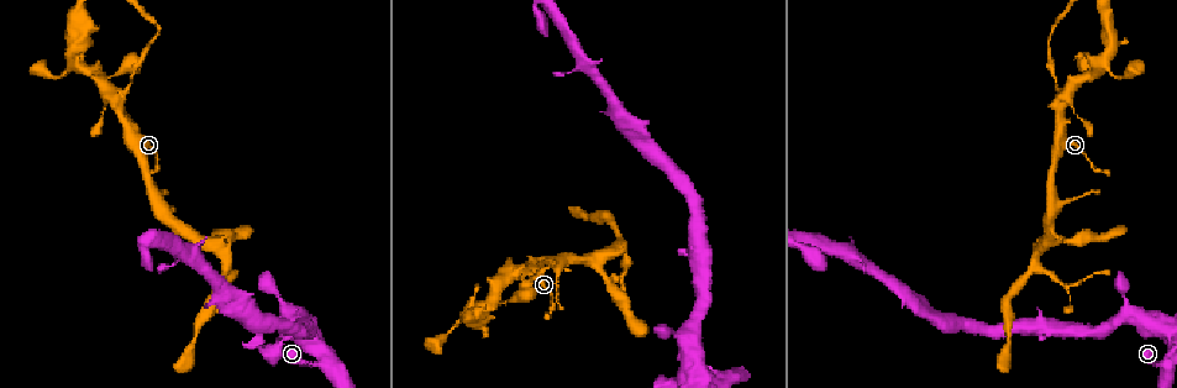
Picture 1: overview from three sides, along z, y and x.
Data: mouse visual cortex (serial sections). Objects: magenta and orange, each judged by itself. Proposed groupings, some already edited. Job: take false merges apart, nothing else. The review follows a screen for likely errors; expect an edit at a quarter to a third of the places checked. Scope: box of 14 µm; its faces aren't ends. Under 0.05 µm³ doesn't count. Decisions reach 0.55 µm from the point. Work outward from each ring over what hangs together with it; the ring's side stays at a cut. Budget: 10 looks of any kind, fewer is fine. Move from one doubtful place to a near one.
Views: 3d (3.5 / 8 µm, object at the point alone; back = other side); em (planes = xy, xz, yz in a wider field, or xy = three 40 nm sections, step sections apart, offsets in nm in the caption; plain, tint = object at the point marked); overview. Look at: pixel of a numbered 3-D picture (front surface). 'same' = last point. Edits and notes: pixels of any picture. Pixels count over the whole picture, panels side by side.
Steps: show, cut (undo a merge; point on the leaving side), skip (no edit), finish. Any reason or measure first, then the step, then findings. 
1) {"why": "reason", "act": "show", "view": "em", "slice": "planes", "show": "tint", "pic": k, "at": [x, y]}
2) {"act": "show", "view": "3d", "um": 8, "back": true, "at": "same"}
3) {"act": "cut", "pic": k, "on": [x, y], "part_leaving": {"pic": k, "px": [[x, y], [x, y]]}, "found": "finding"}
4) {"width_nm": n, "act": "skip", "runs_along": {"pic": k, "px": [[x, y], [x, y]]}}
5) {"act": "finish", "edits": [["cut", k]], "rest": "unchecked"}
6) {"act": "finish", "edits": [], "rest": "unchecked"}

{"why": "branch point", "act": "show", "view": "3d", "um": 3.5, "pic": 1, "at": [226, 262]}

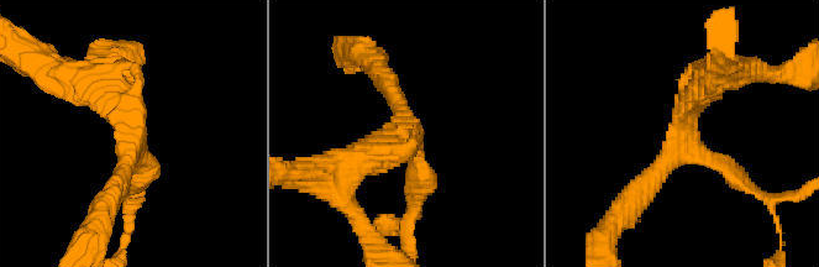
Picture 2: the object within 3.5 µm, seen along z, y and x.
{"why": "need the tissue", "act": "show", "view": "em", "slice": "xy", "step": 2, "show": "tint", "pic": 2, "at": [130, 139]}

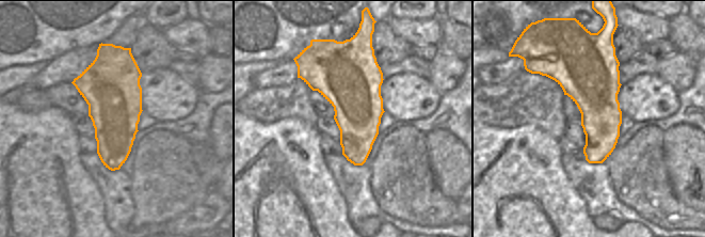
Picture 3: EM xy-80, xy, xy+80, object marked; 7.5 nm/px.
{"width_nm": 420, "act": "skip", "runs_along": {"pic": 2, "px": [[708, 80], [677, 148], [633, 202]]}, "found": "all the same cell"}

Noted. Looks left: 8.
{"why": "abrupt turn", "act": "show", "view": "3d", "um": 8, "pic": 1, "at": [1066, 95]}

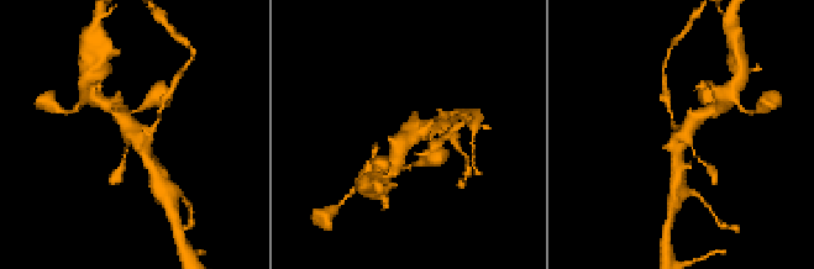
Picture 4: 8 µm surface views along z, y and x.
{"act": "show", "view": "em", "slice": "xy", "step": 5, "show": "tint", "pic": 4, "at": [137, 137]}

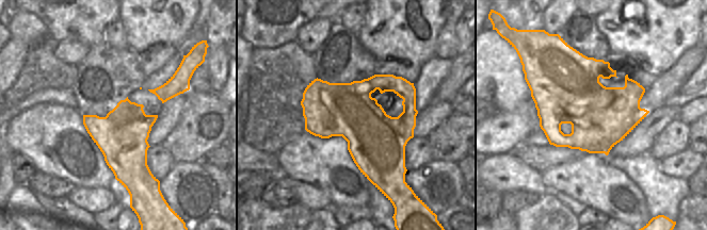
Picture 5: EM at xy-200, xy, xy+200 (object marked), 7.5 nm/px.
{"act": "skip", "runs_along": {"pic": 4, "px": [[152, 165], [142, 141], [119, 115]]}, "found": "continuous, no second cell"}

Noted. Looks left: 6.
{"why": "thin neck", "act": "show", "view": "3d", "um": 8, "pic": 1, "at": [148, 42]}

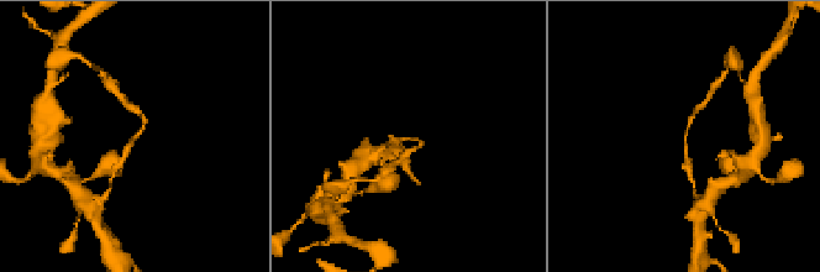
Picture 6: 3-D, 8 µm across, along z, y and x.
{"why": "closer look", "act": "show", "view": "3d", "um": 3.5, "pic": 6, "at": [133, 138]}

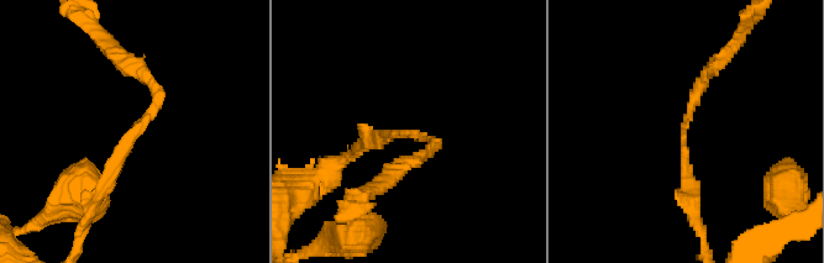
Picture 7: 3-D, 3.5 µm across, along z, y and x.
{"arm_widths_nm": [150, 200], "why": "now the EM", "act": "show", "view": "em", "slice": "xy", "step": 1, "show": "tint", "pic": 7, "at": [133, 134]}

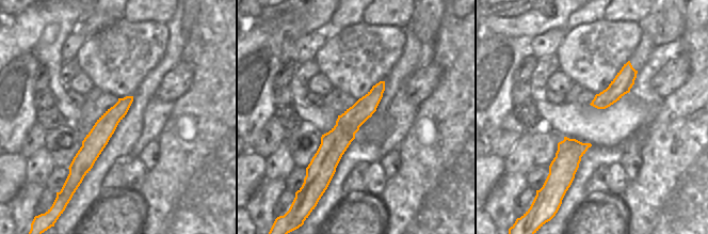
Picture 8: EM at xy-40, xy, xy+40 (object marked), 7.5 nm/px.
{"act": "skip", "runs_along": {"pic": 8, "px": [[382, 83], [334, 143], [321, 176]]}, "found": "continuous, no second cell"}

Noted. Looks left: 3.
{"why": "thin neck", "act": "show", "view": "3d", "um": 3.5, "pic": 1, "at": [1107, 68]}

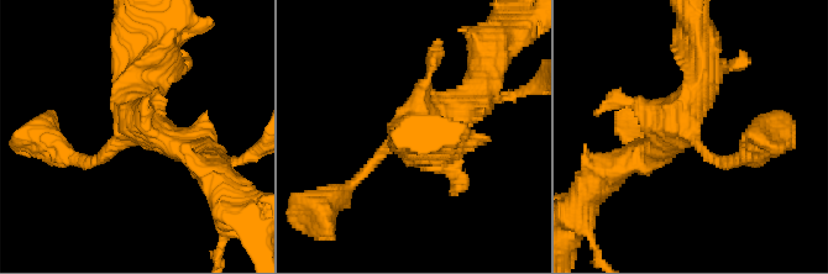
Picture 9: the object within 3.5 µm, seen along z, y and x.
{"act": "show", "view": "em", "slice": "xy", "step": 1, "show": "tint", "pic": 9, "at": [123, 130]}

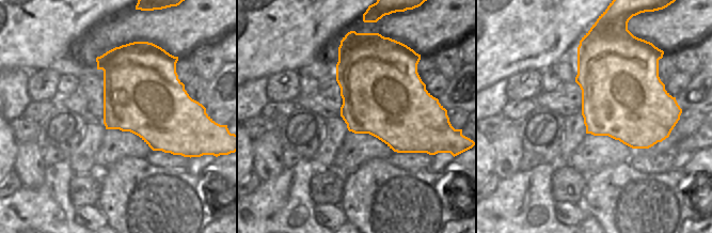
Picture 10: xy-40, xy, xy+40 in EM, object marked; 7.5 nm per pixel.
{"act": "skip", "runs_along": {"pic": 9, "px": [[645, 154], [702, 87], [702, 41]]}, "found": "one cell here"}

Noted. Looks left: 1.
{"act": "finish", "edits": [], "rest": "unchecked"}

